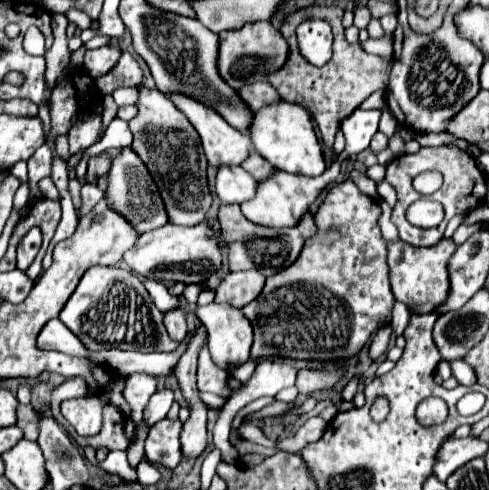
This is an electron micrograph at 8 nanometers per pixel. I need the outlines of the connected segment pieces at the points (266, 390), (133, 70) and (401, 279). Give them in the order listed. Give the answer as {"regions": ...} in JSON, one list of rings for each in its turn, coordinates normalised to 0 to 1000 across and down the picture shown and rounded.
{"regions":[[[[540,733],[540,737],[528,741],[528,749],[524,749],[515,773],[511,773],[507,782],[499,782],[491,794],[483,794],[483,798],[474,802],[474,810],[466,814],[466,822],[454,831],[450,851],[446,851],[446,859],[442,859],[442,867],[438,867],[438,880],[434,880],[438,916],[446,916],[446,920],[454,924],[458,941],[466,941],[466,945],[483,945],[483,937],[487,937],[487,920],[466,904],[466,888],[470,888],[470,876],[474,876],[479,847],[483,847],[499,827],[507,827],[511,818],[519,818],[519,814],[528,814],[528,810],[540,810],[540,806],[560,810],[569,798],[577,798],[577,794],[585,794],[585,790],[597,790],[597,786],[605,782],[605,761],[609,761],[609,753],[597,749],[597,745],[589,745],[589,741],[581,741],[581,737]]],[[[249,104],[245,129],[221,153],[196,161],[196,178],[204,182],[209,194],[221,194],[241,178],[286,173],[290,161],[294,161],[292,145],[278,118],[266,108]]],[[[904,488],[883,504],[847,504],[826,492],[793,500],[798,582],[810,614],[822,614],[838,639],[883,639],[892,635],[920,598],[916,529],[937,508],[924,488]]]]}

